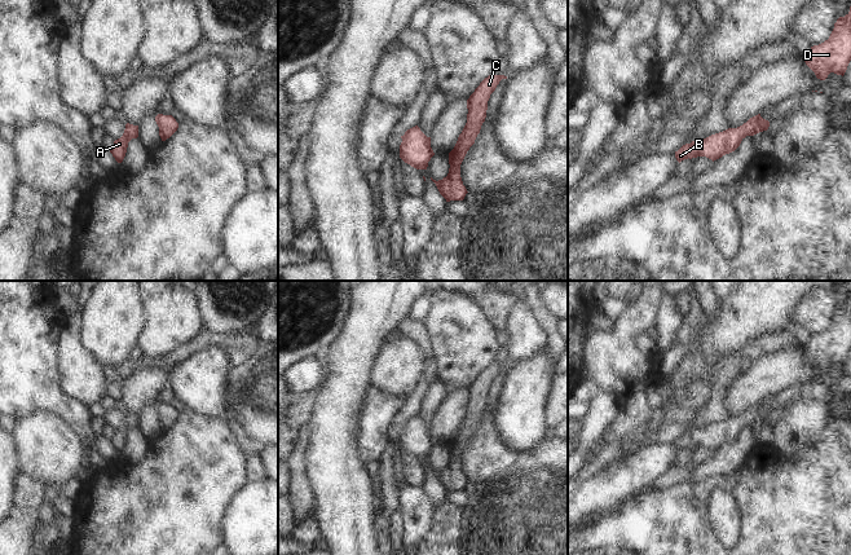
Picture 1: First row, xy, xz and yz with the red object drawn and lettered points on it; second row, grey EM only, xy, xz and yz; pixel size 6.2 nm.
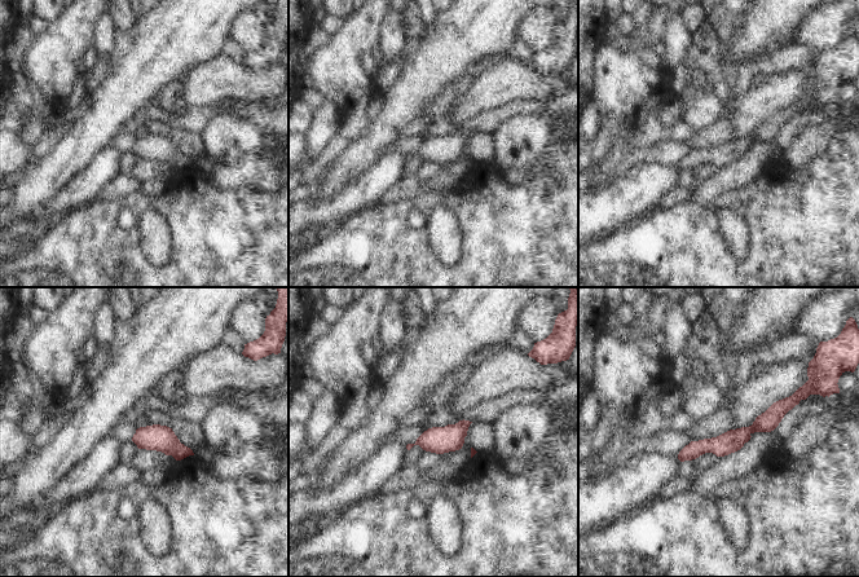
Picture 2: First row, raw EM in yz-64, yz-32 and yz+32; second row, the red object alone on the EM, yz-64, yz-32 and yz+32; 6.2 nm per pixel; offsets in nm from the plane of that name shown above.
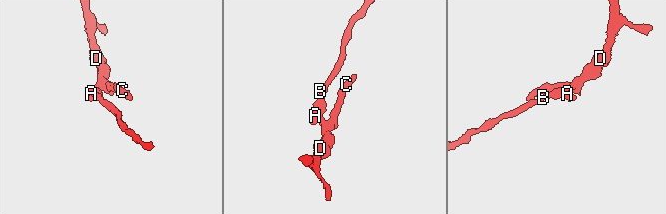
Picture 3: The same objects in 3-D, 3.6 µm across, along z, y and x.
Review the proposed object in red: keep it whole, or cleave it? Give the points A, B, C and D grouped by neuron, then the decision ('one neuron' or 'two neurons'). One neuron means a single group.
A B C D | one neuron

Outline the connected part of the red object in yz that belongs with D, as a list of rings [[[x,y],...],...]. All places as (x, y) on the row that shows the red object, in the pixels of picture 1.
[[[851,6],[845,17],[837,19],[829,39],[811,47],[803,61],[820,80],[830,72],[845,75],[851,61]]]

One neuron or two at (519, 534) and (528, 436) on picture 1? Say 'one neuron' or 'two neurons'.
two neurons

